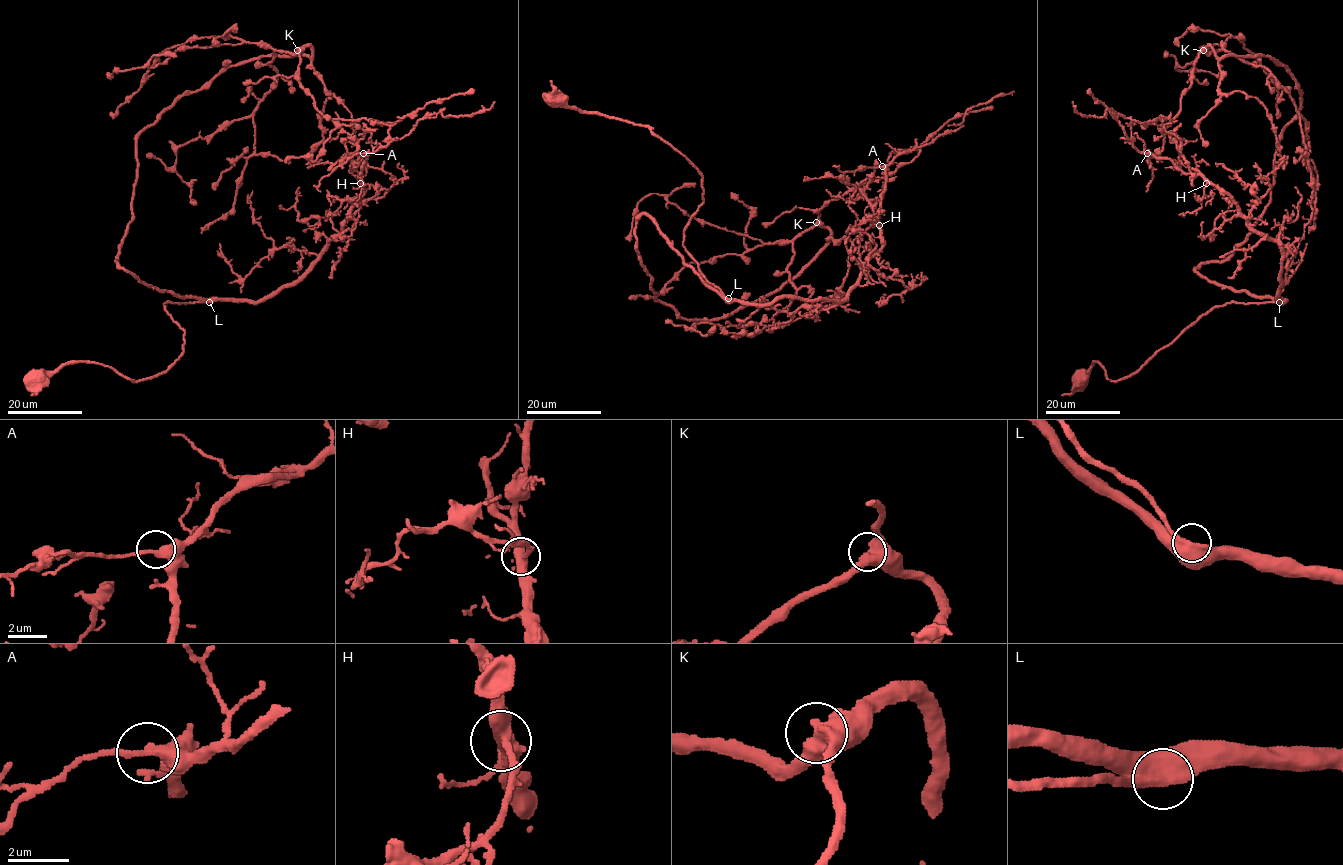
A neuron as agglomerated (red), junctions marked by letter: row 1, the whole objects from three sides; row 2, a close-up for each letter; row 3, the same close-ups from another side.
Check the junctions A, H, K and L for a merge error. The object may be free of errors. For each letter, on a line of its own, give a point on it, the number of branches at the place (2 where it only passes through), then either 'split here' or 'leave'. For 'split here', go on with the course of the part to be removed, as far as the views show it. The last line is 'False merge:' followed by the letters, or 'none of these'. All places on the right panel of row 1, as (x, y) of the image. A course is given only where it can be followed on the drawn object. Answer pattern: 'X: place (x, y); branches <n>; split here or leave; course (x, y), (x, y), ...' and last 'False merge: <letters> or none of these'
A: place (1147, 153); branches 2; leave
H: place (1206, 183); branches 3; leave
K: place (1203, 50); branches 3; leave
L: place (1279, 302); branches 1; leave
False merge: none of these

